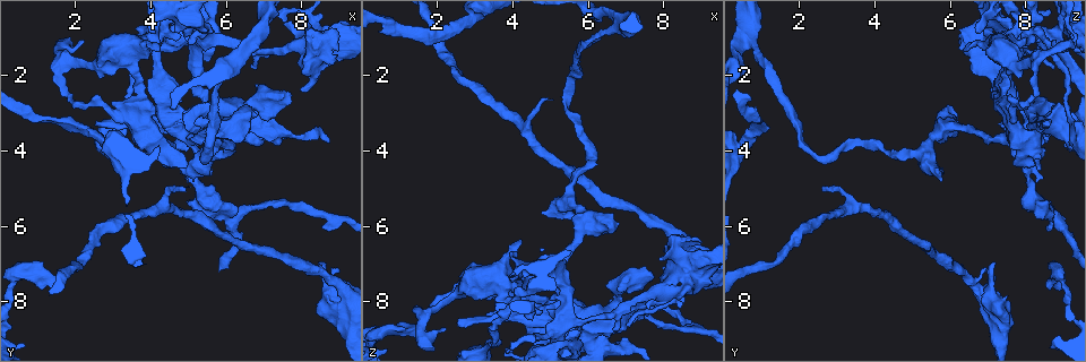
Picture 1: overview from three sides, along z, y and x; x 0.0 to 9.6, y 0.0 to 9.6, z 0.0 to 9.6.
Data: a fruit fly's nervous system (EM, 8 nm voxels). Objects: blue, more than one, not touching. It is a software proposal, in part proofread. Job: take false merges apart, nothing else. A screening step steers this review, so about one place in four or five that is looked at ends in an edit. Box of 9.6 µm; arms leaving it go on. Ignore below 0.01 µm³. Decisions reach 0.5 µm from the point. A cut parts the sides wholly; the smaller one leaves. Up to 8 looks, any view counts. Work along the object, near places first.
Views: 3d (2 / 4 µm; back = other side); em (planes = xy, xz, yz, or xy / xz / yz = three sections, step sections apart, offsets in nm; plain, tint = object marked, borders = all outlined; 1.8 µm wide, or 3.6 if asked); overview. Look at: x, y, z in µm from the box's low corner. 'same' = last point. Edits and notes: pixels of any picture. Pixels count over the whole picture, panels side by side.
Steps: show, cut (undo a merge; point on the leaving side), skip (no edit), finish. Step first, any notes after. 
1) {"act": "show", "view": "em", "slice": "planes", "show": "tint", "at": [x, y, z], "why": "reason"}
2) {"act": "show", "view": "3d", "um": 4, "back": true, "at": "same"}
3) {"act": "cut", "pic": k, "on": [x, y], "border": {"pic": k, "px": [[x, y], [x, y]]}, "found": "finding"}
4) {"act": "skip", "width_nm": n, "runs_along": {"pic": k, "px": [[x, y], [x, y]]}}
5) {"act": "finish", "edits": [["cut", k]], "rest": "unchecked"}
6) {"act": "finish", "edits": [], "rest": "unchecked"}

{"act": "show", "view": "em", "slice": "planes", "show": "tint", "at": [4.05, 0.85, 8.10], "why": "four or more arms meet"}

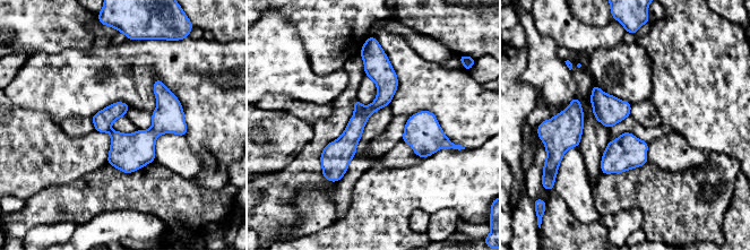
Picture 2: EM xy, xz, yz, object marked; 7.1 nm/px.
{"act": "cut", "pic": 2, "on": [346, 144], "width_nm": 130, "part_leaving": {"pic": 2, "px": [[384, 58], [384, 96], [335, 157], [334, 179]]}, "found": "a second cell is stuck on"}

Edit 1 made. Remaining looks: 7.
{"act": "show", "view": "3d", "um": 4, "at": [3.75, 3.65, 7.85], "why": "four or more arms meet"}

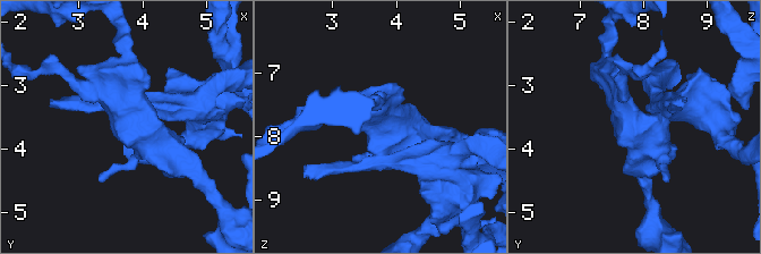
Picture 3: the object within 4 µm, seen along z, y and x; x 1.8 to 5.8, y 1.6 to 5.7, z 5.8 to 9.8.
{"act": "show", "view": "em", "slice": "yz", "step": 16, "show": "tint", "at": [3.75, 3.60, 7.85]}

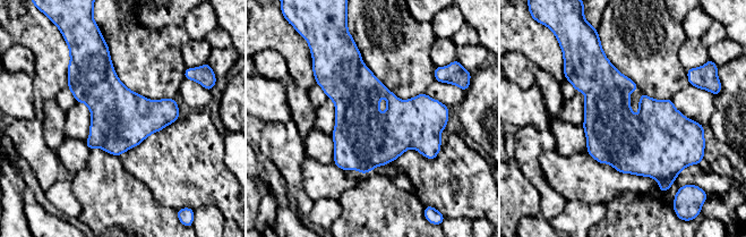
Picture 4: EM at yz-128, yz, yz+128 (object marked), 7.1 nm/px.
{"act": "show", "view": "em", "slice": "planes", "show": "tint", "at": "same"}

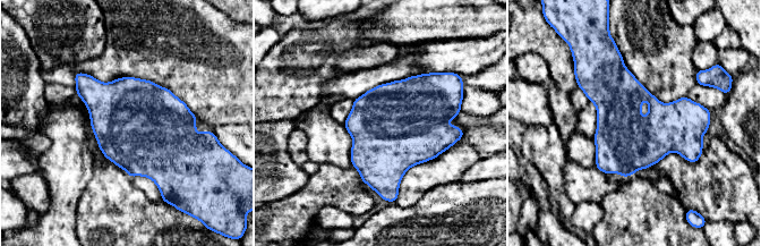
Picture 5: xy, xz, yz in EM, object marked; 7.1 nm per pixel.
{"act": "skip", "found": "continuous, no second cell"}

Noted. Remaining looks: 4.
{"act": "show", "view": "em", "slice": "planes", "show": "tint", "at": [7.75, 1.25, 7.70], "why": "two arms at a narrow angle"}

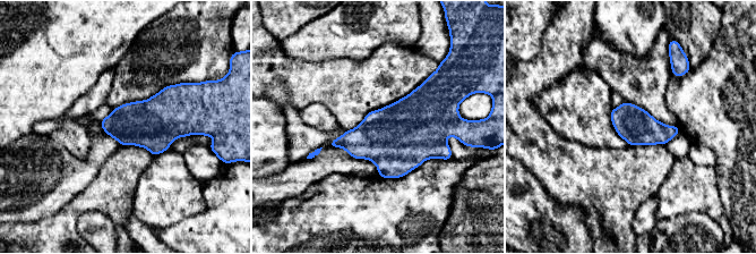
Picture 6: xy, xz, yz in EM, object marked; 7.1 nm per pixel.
{"act": "skip", "found": "continuous, no second cell"}

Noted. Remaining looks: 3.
{"act": "finish", "edits": [["cut", 2]], "rest": "unchecked"}

